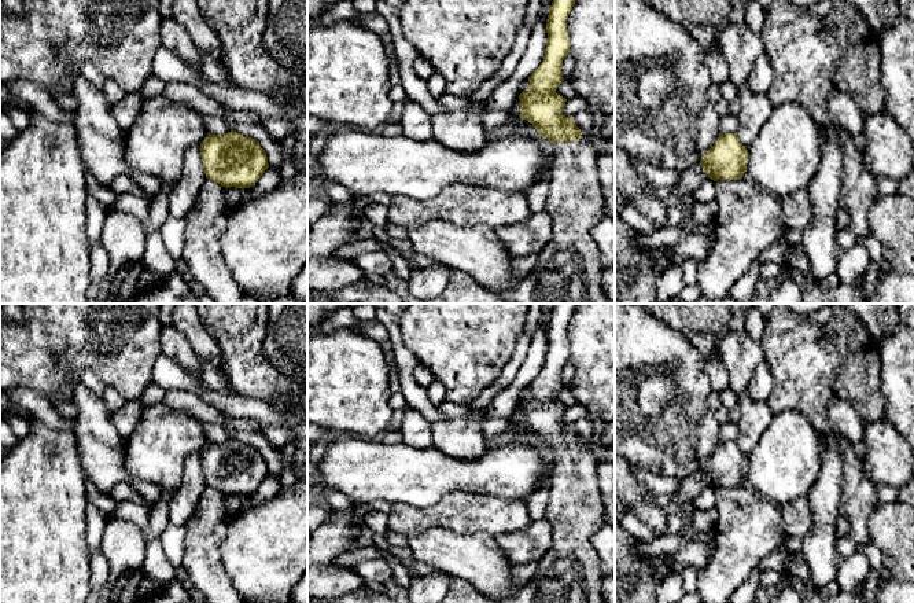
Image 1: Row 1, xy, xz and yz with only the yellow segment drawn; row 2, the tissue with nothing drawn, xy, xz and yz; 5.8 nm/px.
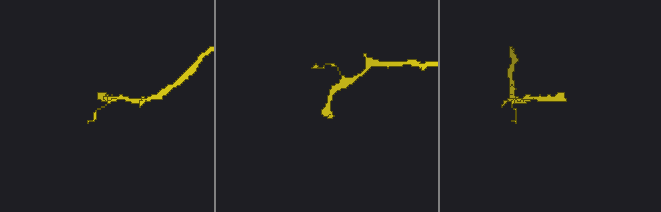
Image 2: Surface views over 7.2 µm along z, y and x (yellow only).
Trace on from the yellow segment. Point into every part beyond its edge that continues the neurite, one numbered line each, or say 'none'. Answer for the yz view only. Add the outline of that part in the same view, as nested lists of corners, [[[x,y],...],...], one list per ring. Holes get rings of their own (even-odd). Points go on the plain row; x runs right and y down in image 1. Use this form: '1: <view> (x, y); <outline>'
none

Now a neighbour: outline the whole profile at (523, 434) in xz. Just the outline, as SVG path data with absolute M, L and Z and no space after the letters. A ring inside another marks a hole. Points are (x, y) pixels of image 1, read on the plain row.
M519 405L516 407L515 412L511 415L511 418L508 420L509 420L508 431L515 433L517 437L517 441L528 442L532 445L539 444L539 441L532 434L532 431L530 431L528 429L523 427L520 424L520 407Z

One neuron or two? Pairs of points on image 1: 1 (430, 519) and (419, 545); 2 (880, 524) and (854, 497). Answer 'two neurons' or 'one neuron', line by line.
1: two neurons
2: two neurons

